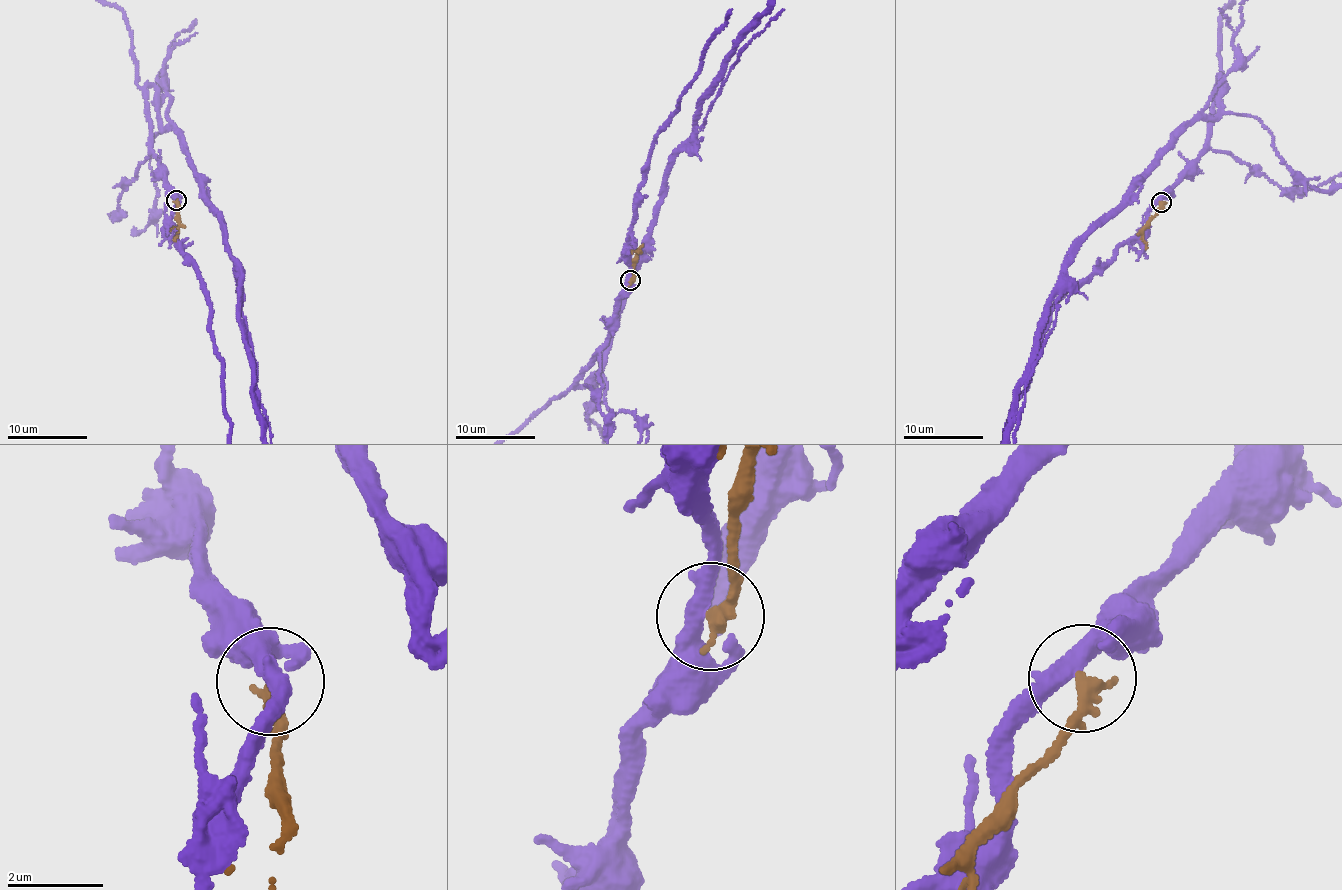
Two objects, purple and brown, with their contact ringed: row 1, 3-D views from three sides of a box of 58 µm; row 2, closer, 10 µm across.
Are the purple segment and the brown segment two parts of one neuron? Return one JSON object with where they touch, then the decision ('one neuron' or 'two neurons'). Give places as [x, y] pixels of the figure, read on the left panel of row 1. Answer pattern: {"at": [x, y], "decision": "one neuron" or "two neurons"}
{"at": [176, 200], "decision": "two neurons"}

